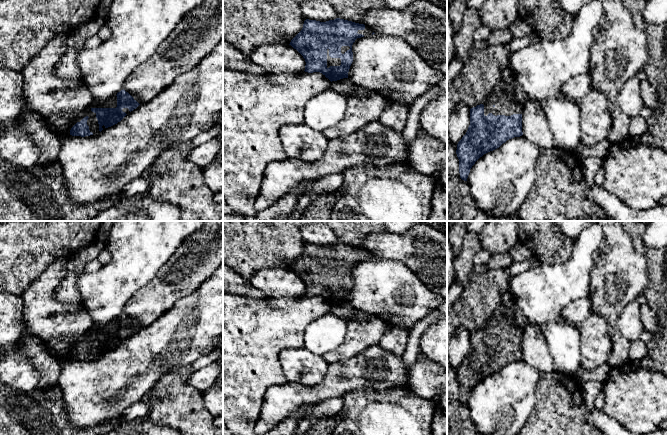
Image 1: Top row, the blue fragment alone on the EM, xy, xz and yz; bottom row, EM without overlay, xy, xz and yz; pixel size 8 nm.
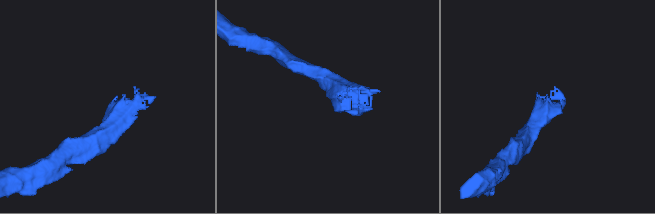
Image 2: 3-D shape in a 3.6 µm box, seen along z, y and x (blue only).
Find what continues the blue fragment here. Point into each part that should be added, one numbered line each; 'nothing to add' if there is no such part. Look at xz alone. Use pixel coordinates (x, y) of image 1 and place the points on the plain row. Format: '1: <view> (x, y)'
1: xz (330, 285)

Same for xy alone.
1: xy (112, 326)

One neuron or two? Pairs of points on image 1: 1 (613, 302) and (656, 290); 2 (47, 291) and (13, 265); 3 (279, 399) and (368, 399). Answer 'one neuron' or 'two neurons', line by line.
1: two neurons
2: two neurons
3: two neurons

